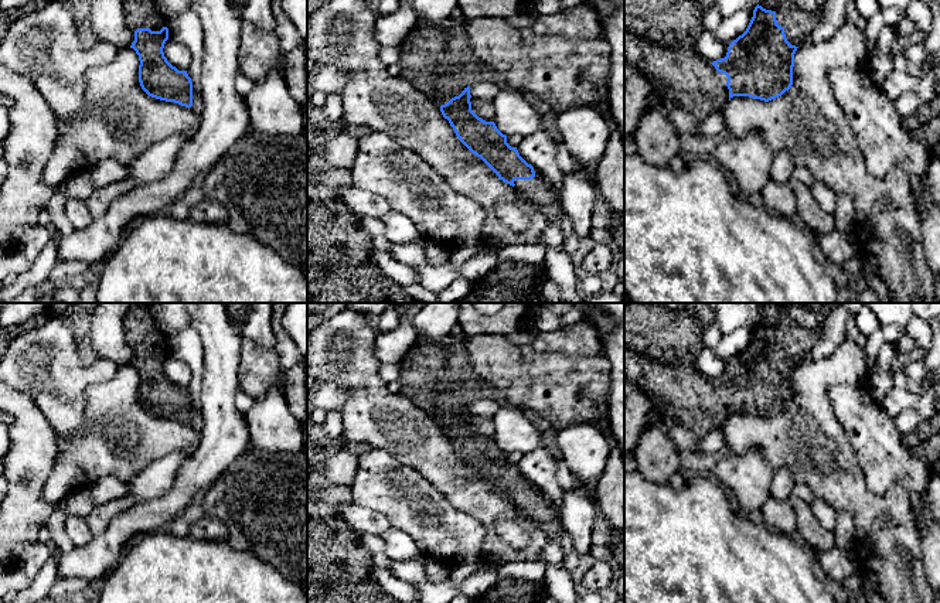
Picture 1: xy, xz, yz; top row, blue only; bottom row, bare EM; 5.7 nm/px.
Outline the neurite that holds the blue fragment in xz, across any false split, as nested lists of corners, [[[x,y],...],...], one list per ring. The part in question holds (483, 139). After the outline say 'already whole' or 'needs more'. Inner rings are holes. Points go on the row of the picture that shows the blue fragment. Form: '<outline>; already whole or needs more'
[[[449,17],[442,21],[419,20],[399,47],[401,76],[440,108],[459,140],[480,157],[500,180],[515,187],[527,201],[541,209],[554,211],[559,202],[559,188],[551,185],[520,156],[517,147],[507,143],[507,136],[497,129],[494,122],[486,122],[471,110],[470,88],[483,81],[497,82],[500,75],[480,61],[467,44],[464,20],[462,17]]]; needs more

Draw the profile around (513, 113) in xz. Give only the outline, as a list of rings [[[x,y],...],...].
[[[500,89],[491,102],[493,122],[507,137],[518,134],[531,136],[541,130],[544,115],[541,115],[528,100],[528,96],[514,89]]]

